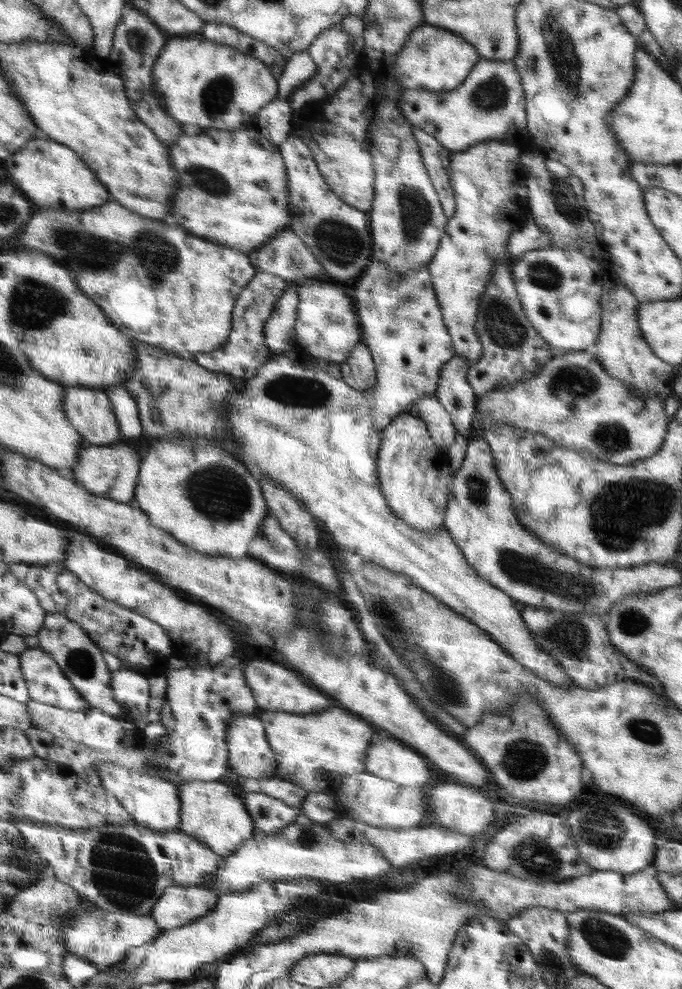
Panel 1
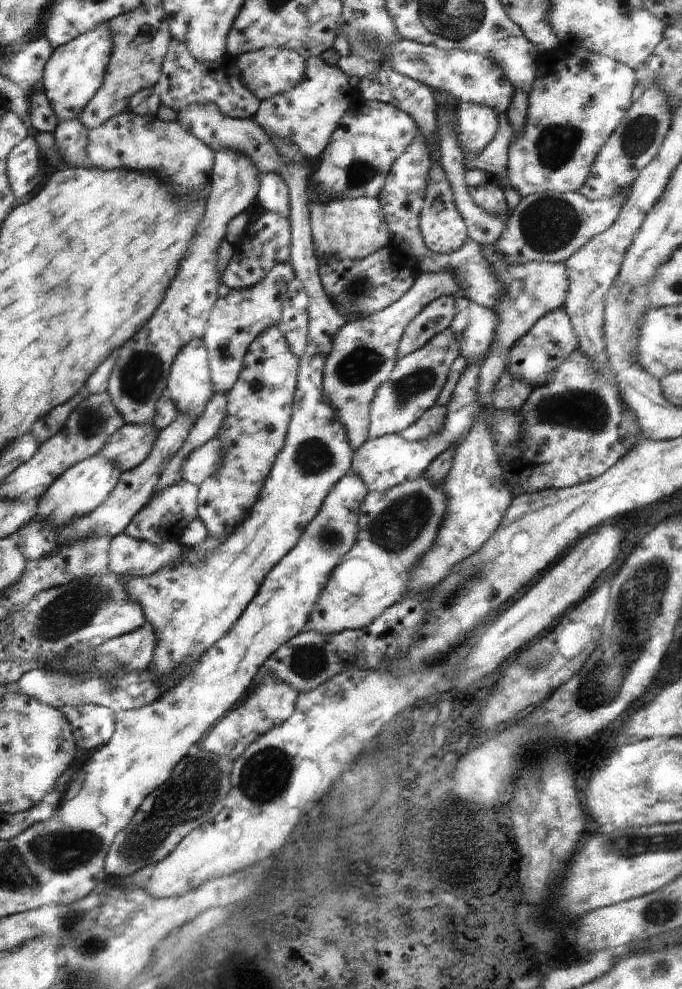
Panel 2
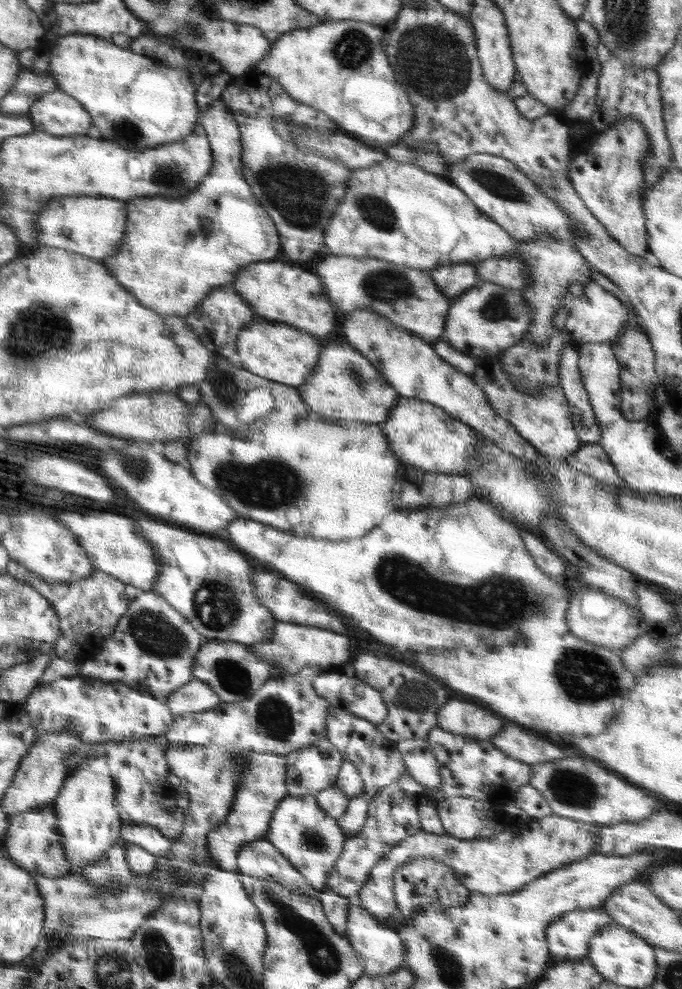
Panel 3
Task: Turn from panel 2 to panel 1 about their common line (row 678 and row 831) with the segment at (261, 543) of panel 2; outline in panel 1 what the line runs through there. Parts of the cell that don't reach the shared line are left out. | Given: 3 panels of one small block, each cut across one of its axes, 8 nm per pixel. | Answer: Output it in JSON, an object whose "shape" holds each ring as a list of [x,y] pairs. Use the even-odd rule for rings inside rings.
{"shape":[[[104,763],[97,768],[102,789],[108,790],[124,806],[128,813],[135,818],[136,824],[153,831],[174,831],[180,826],[180,792],[179,786],[150,776],[136,769],[129,769],[116,763]]]}

